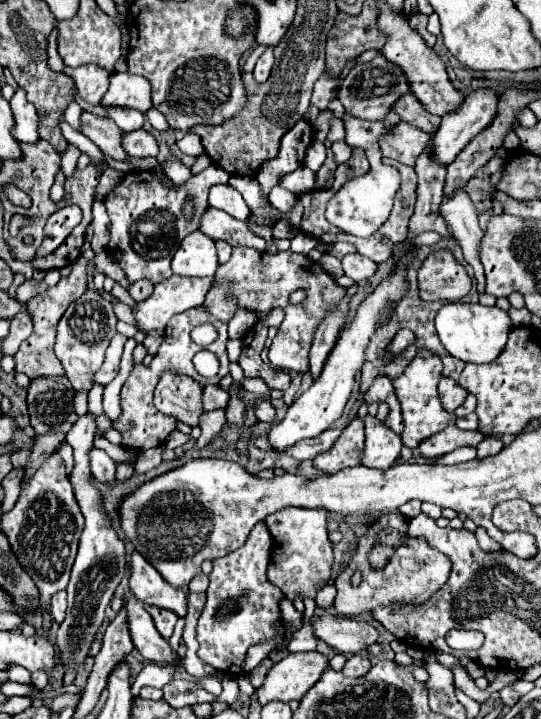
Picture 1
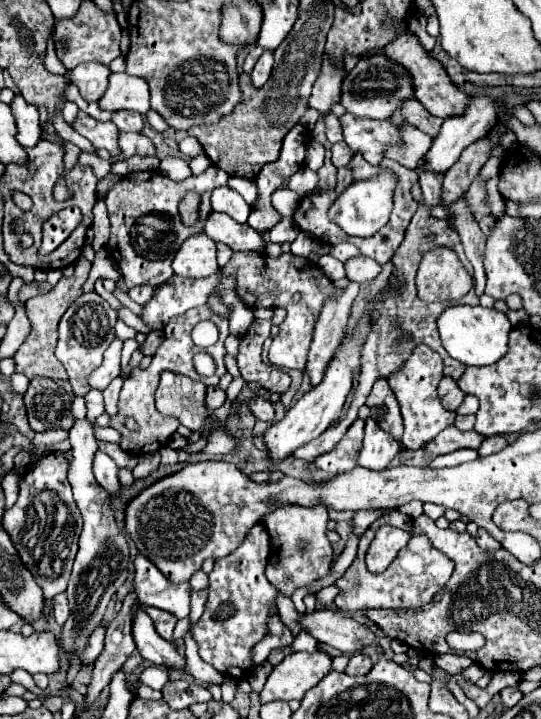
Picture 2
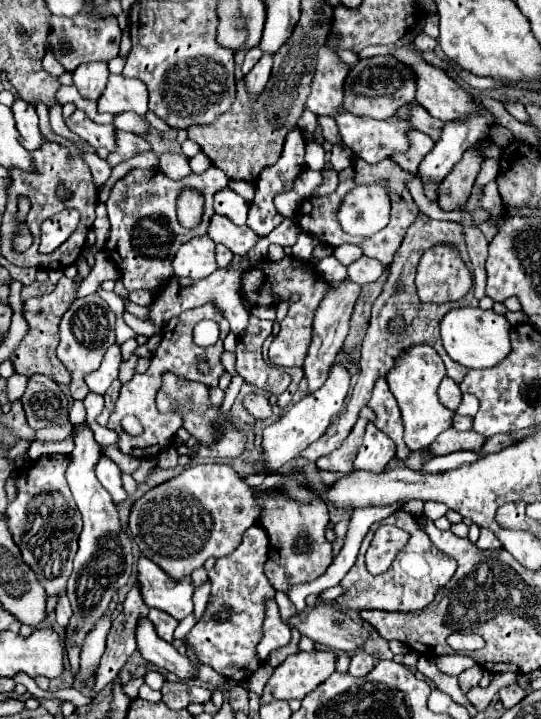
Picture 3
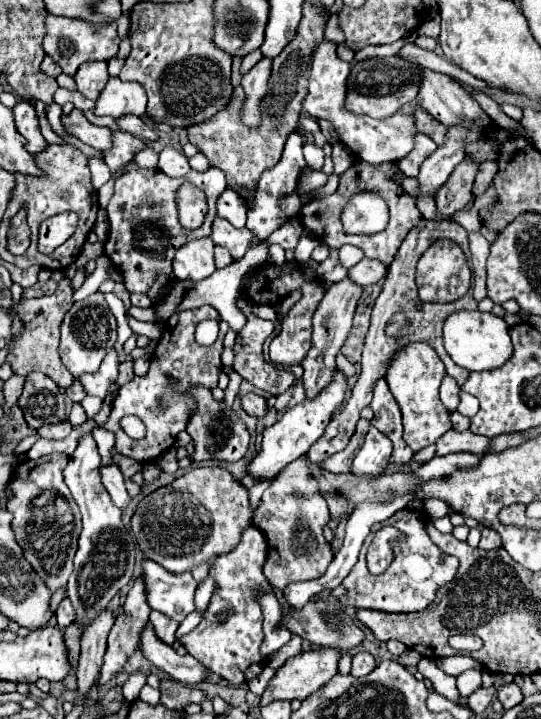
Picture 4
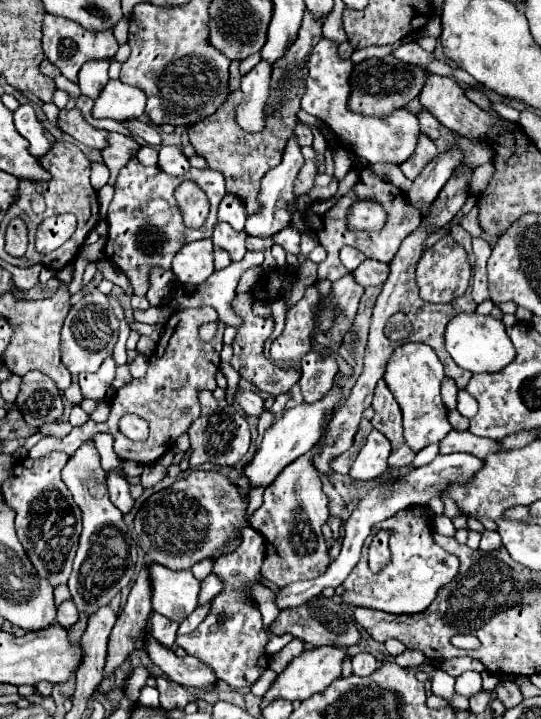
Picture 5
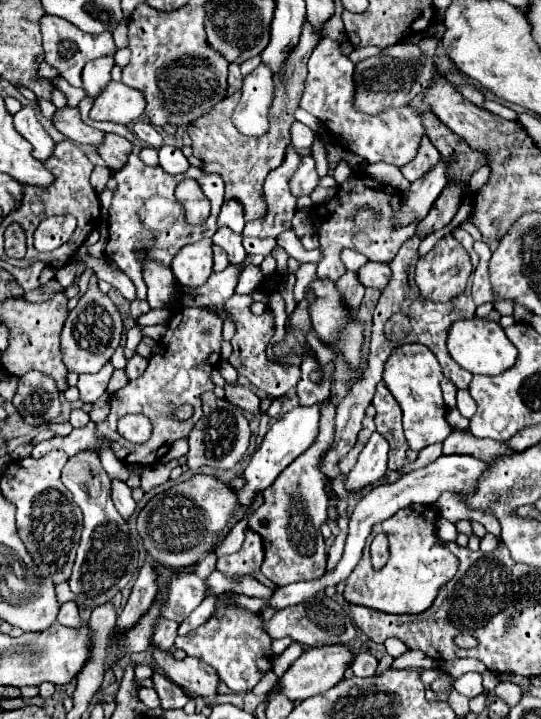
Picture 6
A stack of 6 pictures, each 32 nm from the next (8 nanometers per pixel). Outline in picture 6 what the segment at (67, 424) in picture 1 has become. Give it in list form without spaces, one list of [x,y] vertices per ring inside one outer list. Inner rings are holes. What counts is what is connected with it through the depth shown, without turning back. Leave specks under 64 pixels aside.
[[[28,372],[20,378],[12,404],[32,426],[52,422],[62,412],[60,390],[56,388],[56,382],[42,372]]]

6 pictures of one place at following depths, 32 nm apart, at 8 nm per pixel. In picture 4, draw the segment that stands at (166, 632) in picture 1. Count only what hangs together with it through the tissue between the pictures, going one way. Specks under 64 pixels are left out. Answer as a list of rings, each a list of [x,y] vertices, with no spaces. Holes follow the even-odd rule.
[[[152,610],[150,612],[150,624],[154,626],[154,630],[156,630],[156,636],[162,640],[162,642],[166,642],[166,644],[174,644],[174,632],[176,632],[176,628],[178,628],[178,622],[176,620],[172,620],[172,618],[168,618],[168,616],[162,616],[160,612],[156,612],[156,610]]]

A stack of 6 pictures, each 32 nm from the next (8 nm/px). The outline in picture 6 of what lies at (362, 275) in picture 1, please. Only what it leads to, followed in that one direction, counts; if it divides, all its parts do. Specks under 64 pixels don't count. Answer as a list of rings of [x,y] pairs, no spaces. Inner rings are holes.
[[[366,262],[356,274],[360,276],[360,284],[382,290],[390,278],[390,266],[382,262]]]

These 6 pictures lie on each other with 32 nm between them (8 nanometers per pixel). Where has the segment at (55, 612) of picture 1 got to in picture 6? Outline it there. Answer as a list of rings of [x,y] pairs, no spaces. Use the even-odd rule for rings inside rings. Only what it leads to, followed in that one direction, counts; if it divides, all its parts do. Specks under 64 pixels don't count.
[[[66,602],[60,606],[60,612],[58,612],[58,622],[62,626],[68,626],[68,628],[76,628],[80,624],[80,616],[78,616],[78,606],[76,602]]]

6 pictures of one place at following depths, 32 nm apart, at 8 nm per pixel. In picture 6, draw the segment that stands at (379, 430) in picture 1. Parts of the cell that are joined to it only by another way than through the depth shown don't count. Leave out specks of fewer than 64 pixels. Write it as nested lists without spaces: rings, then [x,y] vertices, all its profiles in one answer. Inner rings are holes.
[[[374,432],[370,436],[368,444],[364,446],[364,450],[360,452],[356,466],[350,470],[350,474],[346,478],[346,488],[350,492],[354,492],[354,490],[360,490],[368,484],[382,480],[382,476],[386,474],[388,452],[390,452],[390,448],[388,448],[384,436]]]

